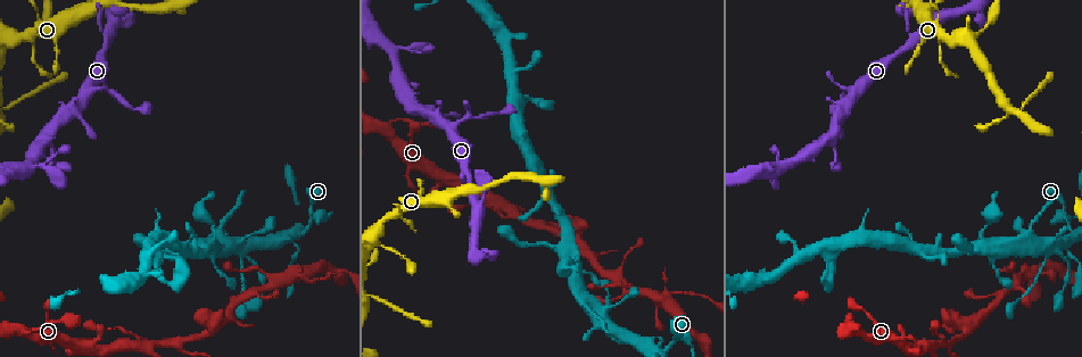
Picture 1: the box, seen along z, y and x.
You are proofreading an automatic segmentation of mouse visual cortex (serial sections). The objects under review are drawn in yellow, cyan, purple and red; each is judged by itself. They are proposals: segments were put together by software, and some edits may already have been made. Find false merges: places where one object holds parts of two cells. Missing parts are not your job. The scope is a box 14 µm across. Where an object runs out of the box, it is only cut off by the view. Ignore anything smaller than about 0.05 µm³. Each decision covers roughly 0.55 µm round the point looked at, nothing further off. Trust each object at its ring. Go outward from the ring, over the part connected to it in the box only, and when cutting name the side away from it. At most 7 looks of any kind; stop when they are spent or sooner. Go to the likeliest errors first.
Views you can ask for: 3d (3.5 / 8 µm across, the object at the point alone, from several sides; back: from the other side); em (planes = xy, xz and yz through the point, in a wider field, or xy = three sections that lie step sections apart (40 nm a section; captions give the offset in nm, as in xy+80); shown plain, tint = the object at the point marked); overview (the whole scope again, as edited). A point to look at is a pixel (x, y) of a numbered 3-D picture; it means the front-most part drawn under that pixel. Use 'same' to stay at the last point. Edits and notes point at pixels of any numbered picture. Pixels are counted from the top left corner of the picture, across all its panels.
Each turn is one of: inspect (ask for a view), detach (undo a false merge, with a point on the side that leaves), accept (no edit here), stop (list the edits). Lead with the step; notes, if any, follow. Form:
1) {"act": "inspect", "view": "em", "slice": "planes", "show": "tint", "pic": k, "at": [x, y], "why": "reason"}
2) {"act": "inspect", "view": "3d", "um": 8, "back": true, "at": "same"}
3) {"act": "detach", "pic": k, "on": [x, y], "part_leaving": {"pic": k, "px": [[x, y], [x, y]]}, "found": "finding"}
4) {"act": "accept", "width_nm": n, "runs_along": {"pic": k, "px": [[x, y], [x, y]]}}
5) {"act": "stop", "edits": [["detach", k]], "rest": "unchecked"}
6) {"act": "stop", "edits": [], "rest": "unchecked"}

{"act": "inspect", "view": "3d", "um": 3.5, "pic": 1, "at": [1066, 215], "why": "calibre changes"}

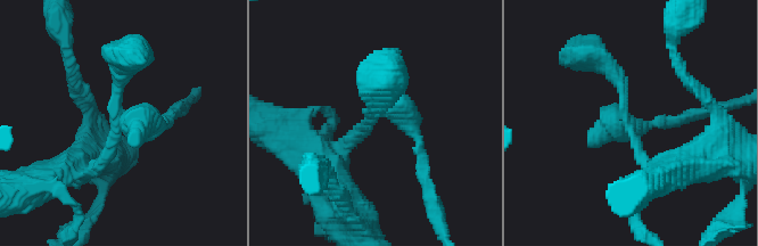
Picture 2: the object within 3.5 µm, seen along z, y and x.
{"act": "inspect", "view": "em", "slice": "xy", "step": 5, "show": "tint", "pic": 2, "at": [373, 117], "why": "need the tissue"}

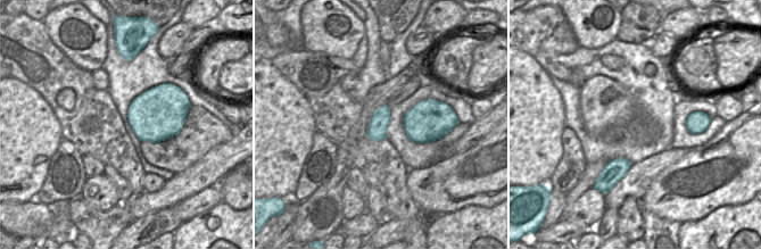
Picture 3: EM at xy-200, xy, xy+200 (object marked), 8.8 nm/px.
{"act": "accept", "arm_widths_nm": [200, 200, 300], "found": "continuous, no second cell"}

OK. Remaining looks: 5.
{"act": "inspect", "view": "3d", "um": 3.5, "pic": 1, "at": [949, 344], "why": "three-way junction"}

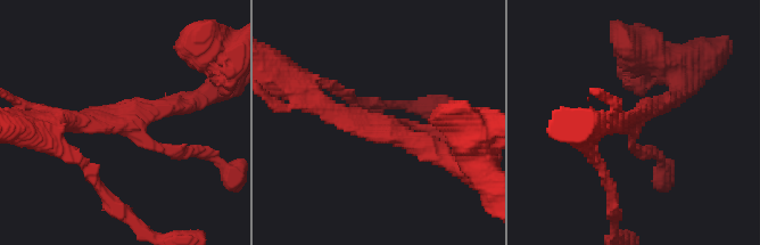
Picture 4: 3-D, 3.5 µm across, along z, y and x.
{"act": "inspect", "view": "em", "slice": "xy", "step": 5, "show": "tint", "pic": 4, "at": [130, 119], "arms": 3, "arm_widths_nm": [150, 250, 250]}

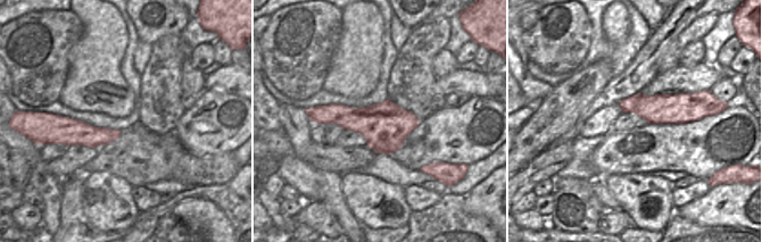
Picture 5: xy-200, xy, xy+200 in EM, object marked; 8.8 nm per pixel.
{"act": "accept", "found": "one cell here"}

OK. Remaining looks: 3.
{"act": "inspect", "view": "3d", "um": 8, "pic": 1, "at": [213, 243], "why": "a narrow waist"}

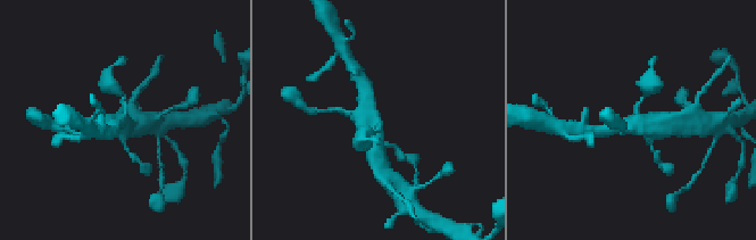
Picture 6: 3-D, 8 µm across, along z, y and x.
{"act": "inspect", "view": "em", "slice": "xy", "step": 5, "show": "tint", "pic": 6, "at": [122, 118]}

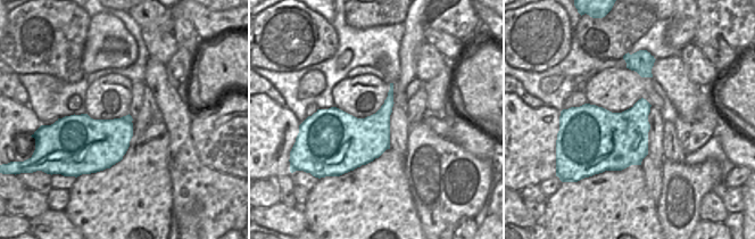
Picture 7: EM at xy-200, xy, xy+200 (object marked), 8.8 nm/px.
{"act": "accept", "runs_along": {"pic": 6, "px": [[381, 163], [364, 126], [366, 101]]}, "found": "continuous, no second cell"}

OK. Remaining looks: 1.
{"act": "stop", "edits": [], "rest": "unchecked"}

